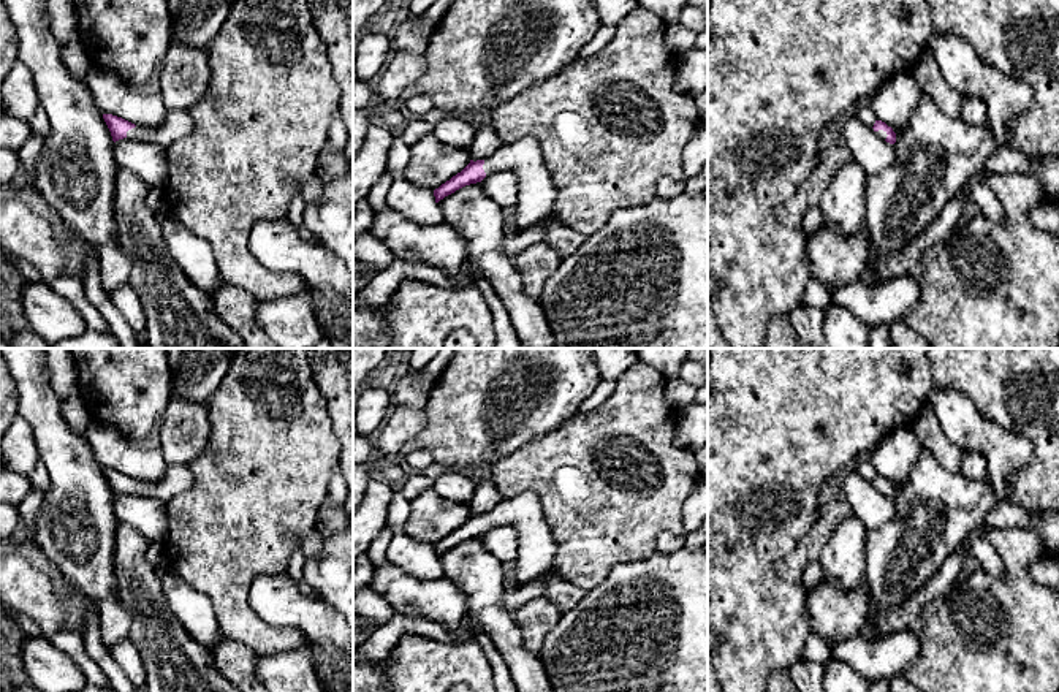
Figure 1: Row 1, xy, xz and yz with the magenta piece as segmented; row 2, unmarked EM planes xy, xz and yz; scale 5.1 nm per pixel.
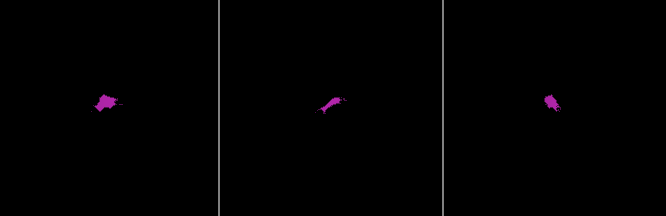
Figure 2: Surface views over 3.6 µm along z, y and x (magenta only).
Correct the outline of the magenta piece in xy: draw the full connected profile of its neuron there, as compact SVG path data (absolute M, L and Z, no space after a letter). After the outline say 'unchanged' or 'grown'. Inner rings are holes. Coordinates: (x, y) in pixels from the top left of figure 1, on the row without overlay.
M166 464L163 477L157 481L139 481L112 469L103 469L103 473L114 497L127 492L157 497L168 502L190 489L193 485L193 475L188 466L184 464Z | grown

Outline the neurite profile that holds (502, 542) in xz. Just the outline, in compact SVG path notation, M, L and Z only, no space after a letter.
M497 526L486 530L480 538L500 564L516 559L518 534L514 527Z

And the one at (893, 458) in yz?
M902 426L886 434L872 450L871 464L877 475L885 477L899 489L909 478L924 445L915 435L912 426Z

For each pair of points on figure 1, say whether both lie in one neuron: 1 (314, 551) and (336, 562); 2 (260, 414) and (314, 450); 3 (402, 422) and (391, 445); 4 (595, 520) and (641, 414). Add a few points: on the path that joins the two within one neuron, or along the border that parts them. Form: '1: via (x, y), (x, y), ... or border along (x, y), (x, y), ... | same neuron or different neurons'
1: border along (323, 537), (323, 553), (318, 558), (306, 559) | different neurons
2: via (273, 426), (296, 450), (301, 450) | same neuron
3: via (399, 428), (391, 439) | same neuron
4: via (595, 490), (589, 453), (611, 434) | same neuron

